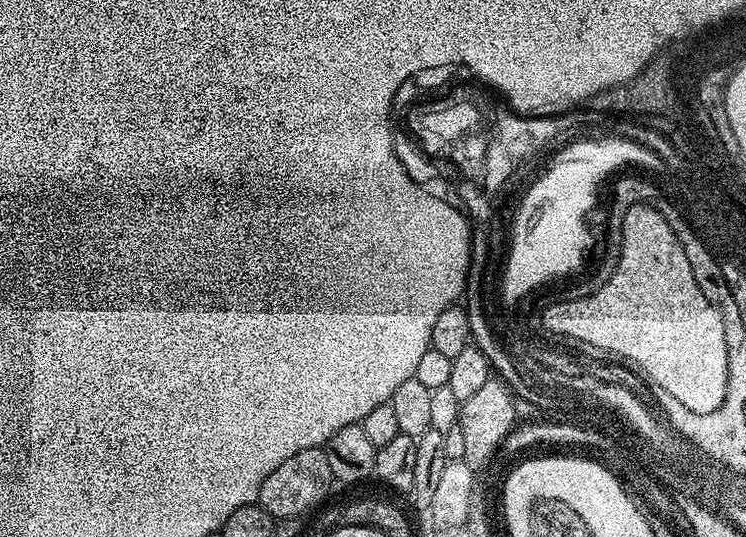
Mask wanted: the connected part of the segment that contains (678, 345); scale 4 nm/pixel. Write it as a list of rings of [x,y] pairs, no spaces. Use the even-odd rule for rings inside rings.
[[[636,203],[632,208],[626,210],[623,220],[618,225],[618,232],[620,232],[620,261],[617,262],[612,277],[601,288],[596,288],[593,292],[586,293],[585,296],[573,295],[571,299],[574,308],[570,308],[566,312],[568,316],[548,316],[549,329],[556,329],[558,333],[572,332],[581,338],[590,338],[592,346],[601,347],[605,354],[612,355],[613,352],[616,356],[625,356],[630,363],[637,364],[653,380],[656,388],[669,391],[674,398],[678,398],[678,401],[686,406],[686,410],[694,410],[698,414],[710,414],[710,410],[718,410],[718,406],[722,406],[722,398],[726,398],[730,394],[728,340],[722,334],[722,314],[710,303],[706,294],[702,294],[702,290],[698,290],[698,282],[694,282],[694,274],[690,271],[690,262],[686,262],[686,250],[682,250],[674,230],[671,229],[669,222],[658,209],[646,203]]]

